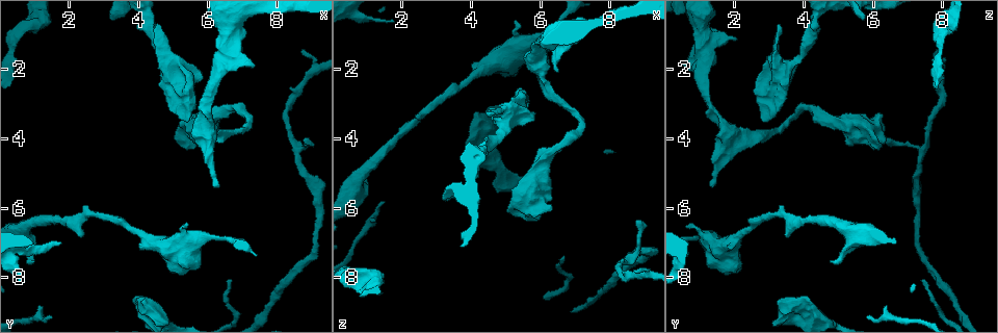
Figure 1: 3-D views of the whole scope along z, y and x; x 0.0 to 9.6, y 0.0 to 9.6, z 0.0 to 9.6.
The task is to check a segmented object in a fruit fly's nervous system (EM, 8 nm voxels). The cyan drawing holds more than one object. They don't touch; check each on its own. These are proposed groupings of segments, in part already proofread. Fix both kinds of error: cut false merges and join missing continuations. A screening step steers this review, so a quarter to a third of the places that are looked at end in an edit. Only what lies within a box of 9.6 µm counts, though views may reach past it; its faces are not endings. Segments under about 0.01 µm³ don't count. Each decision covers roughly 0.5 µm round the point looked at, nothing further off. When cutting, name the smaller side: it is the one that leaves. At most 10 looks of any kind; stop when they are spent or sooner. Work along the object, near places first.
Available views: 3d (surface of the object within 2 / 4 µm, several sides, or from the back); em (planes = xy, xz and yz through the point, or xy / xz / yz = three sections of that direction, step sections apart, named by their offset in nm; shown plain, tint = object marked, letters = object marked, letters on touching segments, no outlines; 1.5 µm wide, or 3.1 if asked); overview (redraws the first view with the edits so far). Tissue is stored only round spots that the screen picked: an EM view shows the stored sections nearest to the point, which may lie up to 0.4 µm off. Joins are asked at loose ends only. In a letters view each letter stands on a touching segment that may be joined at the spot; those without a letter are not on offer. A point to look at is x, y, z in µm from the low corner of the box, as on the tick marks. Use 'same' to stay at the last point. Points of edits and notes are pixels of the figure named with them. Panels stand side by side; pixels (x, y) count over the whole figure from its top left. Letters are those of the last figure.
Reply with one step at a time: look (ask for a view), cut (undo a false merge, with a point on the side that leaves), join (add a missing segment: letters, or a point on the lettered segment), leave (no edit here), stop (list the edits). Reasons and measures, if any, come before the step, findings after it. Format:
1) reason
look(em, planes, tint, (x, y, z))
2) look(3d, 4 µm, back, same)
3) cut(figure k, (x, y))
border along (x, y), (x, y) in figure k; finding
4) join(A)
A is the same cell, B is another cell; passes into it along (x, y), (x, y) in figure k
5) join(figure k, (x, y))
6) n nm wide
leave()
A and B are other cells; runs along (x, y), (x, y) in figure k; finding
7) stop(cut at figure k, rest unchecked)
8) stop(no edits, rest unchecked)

branch stops here
look(em, yz, step 4, tint, (8.75, 4.05, 6.40))

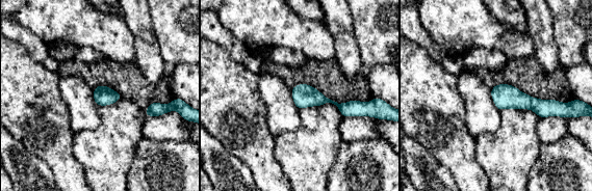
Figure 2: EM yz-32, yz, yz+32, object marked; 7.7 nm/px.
look(em, planes, letters, same)

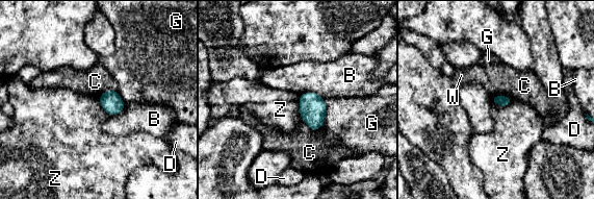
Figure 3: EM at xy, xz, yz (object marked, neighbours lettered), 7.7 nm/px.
leave()
B, C, D, G, W and Z are other cells; border along (299, 95), (299, 114), (303, 121) in figure 3; none of them fits

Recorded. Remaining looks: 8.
abrupt turn
look(3d, 4 µm, back, (7.25, 3.55, 3.55))

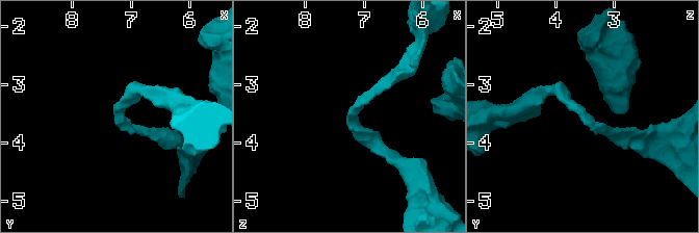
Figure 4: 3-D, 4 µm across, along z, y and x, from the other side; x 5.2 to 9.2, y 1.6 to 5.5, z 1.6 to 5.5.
arms of 170, 220 nm
look(em, xz, step 4, letters, (7.20, 3.50, 3.50))

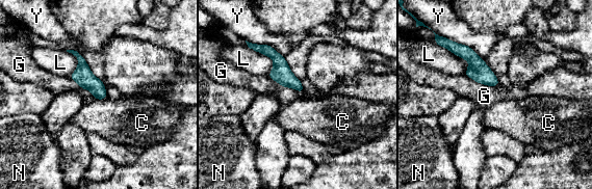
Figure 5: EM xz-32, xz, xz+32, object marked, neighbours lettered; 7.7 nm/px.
leave()
C, G, L, N and Y are other cells; border along (250, 48), (273, 60), (267, 75) in figure 5; all the same cell

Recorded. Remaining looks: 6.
free end
look(em, planes, letters, (5.20, 4.15, 6.15))

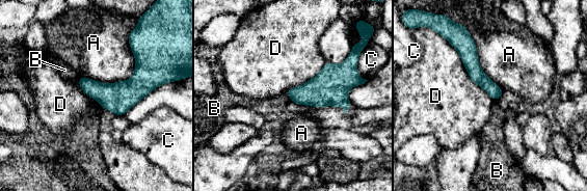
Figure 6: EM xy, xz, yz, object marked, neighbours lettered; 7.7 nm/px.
leave()
A, B, C and D are other cells; border along (445, 38), (492, 101) in figure 6; none of them fits

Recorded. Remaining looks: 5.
an open end
look(em, planes, letters, (4.70, 0.80, 3.20))

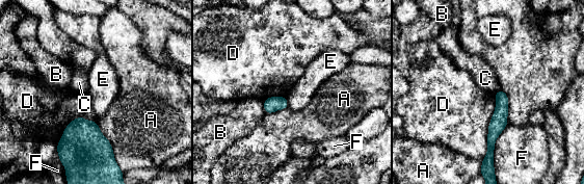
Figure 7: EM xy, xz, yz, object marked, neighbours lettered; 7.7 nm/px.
leave()
A, B, C, D, E and F are other cells; border along (285, 97), (288, 107) in figure 7; no lettered segment goes on from it

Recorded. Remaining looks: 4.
stop(no edits, rest unchecked)

